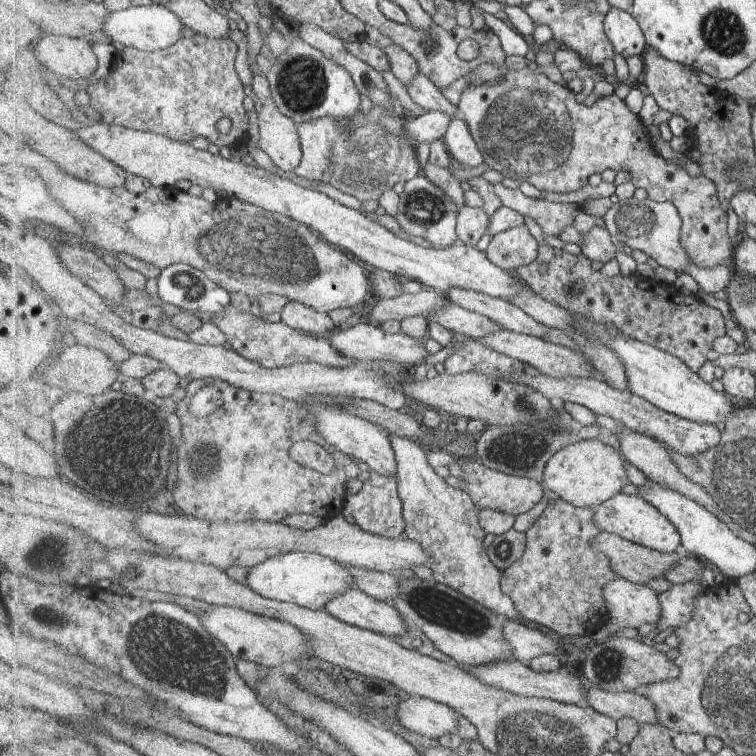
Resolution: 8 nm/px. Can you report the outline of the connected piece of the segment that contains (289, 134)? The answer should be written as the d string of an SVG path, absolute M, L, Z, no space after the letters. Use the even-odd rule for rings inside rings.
M269 96L262 104L258 115L259 139L258 146L283 171L292 172L303 158L301 140L297 134L298 125L283 114L273 96Z

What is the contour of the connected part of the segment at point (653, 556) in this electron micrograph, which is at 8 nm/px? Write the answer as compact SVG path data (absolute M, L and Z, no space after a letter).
M601 531L592 545L607 554L619 577L642 585L665 578L665 572L683 558L676 552L663 553L647 548L609 531Z

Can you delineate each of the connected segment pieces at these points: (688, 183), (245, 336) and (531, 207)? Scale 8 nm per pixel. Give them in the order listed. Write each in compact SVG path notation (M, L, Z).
M527 65L523 69L513 70L508 69L507 74L501 78L501 80L483 82L482 84L477 84L477 86L471 85L467 87L461 93L460 101L458 104L460 117L462 117L471 128L475 136L475 142L478 143L479 150L483 152L486 156L486 164L489 165L494 170L501 173L507 178L517 179L519 183L528 182L534 184L534 186L539 190L545 190L546 192L575 192L587 186L589 178L594 174L603 174L605 170L615 170L615 171L625 171L629 173L630 182L634 187L643 188L647 193L647 198L658 203L673 202L678 208L679 214L682 218L682 230L681 230L681 242L691 258L691 262L697 266L703 268L713 268L727 264L730 268L733 268L734 251L733 242L731 242L731 236L729 236L729 230L727 230L727 212L723 210L722 203L719 200L718 184L714 182L705 174L700 174L699 176L691 176L687 174L683 168L678 165L671 164L667 162L667 159L663 159L659 153L655 150L655 140L653 136L649 136L647 131L647 126L643 126L642 120L635 114L628 106L625 101L618 98L616 95L605 96L599 100L596 100L591 106L586 106L583 102L577 103L575 98L575 93L573 93L569 88L563 87L558 83L555 83L543 74L542 72L533 72L530 66Z
M229 307L213 314L209 319L224 333L232 350L245 358L257 362L265 368L277 368L292 364L319 362L325 366L353 366L356 360L341 356L329 339L317 338L316 335L303 333L287 326L282 320L278 323L269 323L263 318L252 315L250 312L237 311Z
M495 183L494 186L504 206L521 212L523 216L531 217L538 223L542 232L549 236L559 236L567 226L573 226L577 210L583 210L581 204L530 198L519 189L510 189L501 183Z

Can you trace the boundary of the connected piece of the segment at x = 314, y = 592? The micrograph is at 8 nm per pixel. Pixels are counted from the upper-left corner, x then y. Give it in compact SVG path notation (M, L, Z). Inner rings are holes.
M293 551L273 556L257 566L250 567L247 576L247 585L265 598L297 603L311 610L325 610L325 605L329 604L330 600L347 594L347 590L351 590L355 584L354 575L347 565L322 553L308 551Z

